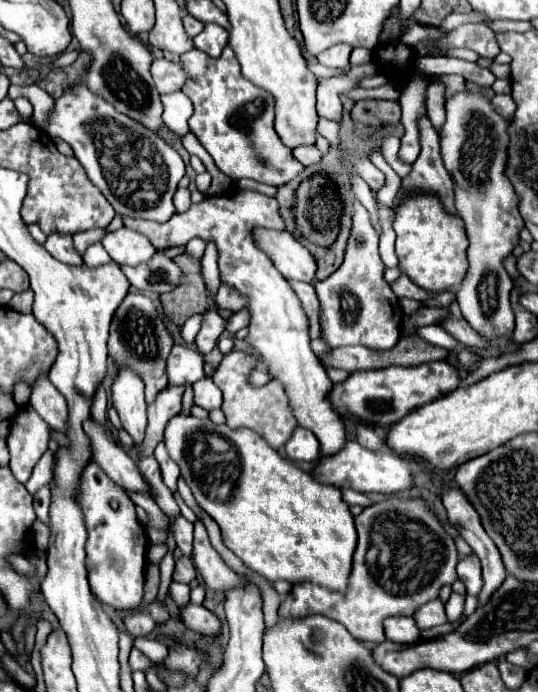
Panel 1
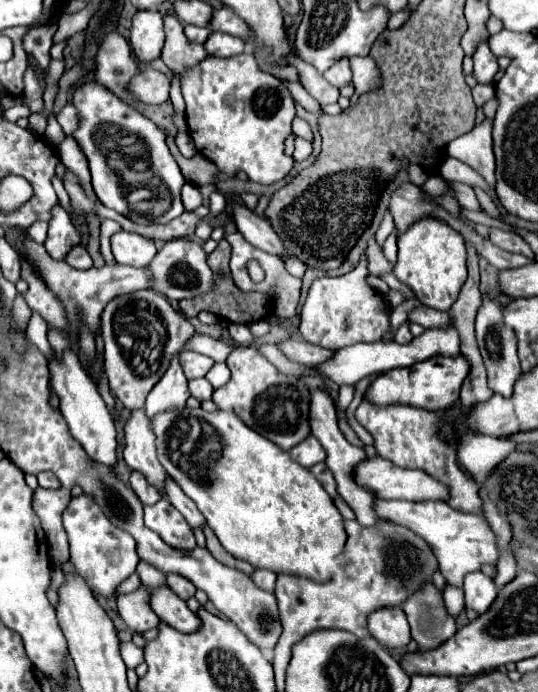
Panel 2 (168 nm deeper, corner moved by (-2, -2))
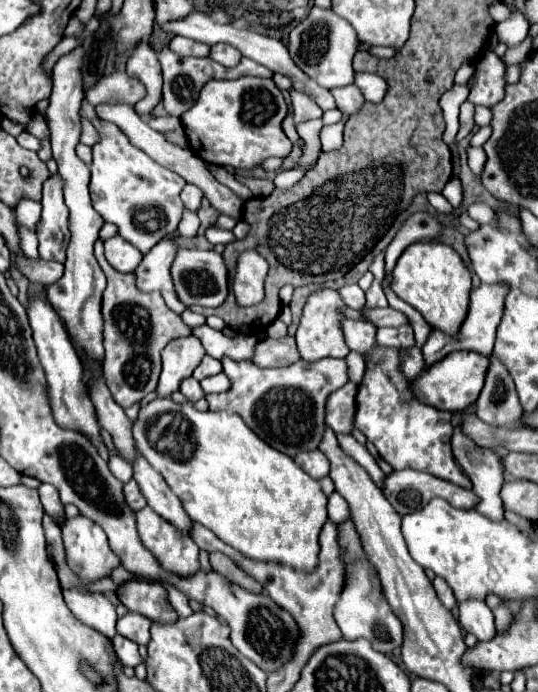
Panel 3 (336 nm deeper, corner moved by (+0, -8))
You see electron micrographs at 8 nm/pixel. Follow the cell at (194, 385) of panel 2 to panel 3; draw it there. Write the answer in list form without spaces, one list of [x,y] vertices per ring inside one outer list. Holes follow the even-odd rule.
[[[185,378],[185,380],[181,382],[181,392],[183,392],[191,402],[197,402],[197,400],[201,400],[201,398],[205,396],[203,388],[199,386],[199,382],[197,382],[195,378]]]

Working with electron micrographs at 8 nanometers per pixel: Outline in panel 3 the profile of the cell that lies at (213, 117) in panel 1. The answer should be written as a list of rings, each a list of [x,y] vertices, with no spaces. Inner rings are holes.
[[[241,76],[237,80],[209,80],[201,88],[195,106],[181,116],[181,124],[189,138],[189,148],[207,164],[217,164],[233,170],[253,170],[271,156],[287,156],[291,152],[293,144],[281,128],[287,110],[287,102],[283,100],[283,94],[273,80],[255,76]]]

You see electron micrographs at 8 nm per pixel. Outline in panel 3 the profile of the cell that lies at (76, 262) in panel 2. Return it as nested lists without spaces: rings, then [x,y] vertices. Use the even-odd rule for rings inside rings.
[[[19,256],[15,258],[15,264],[31,282],[41,282],[45,286],[57,282],[65,270],[61,262],[45,262],[45,260],[31,260],[31,258],[19,258]]]

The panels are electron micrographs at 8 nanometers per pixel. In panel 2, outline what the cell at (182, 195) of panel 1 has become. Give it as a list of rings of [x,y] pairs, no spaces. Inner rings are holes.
[[[187,182],[181,188],[181,198],[183,198],[183,206],[185,206],[187,212],[191,212],[191,210],[195,210],[195,208],[199,208],[203,204],[203,196],[201,196],[199,188],[195,184],[191,184],[191,182]]]

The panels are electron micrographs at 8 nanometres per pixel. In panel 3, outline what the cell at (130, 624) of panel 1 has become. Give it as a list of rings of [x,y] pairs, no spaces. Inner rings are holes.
[[[127,612],[121,620],[117,620],[117,632],[137,644],[149,642],[149,628],[151,628],[151,620],[135,612]]]

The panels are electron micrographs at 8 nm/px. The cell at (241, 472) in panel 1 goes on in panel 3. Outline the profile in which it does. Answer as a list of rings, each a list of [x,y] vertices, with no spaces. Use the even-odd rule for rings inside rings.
[[[171,398],[151,400],[139,410],[133,422],[133,438],[147,462],[165,478],[169,488],[181,500],[191,520],[207,526],[217,538],[233,546],[245,558],[261,562],[279,562],[299,572],[317,568],[319,534],[327,522],[327,496],[315,478],[309,478],[293,458],[265,444],[253,434],[235,412],[199,412],[191,404],[175,404]]]

